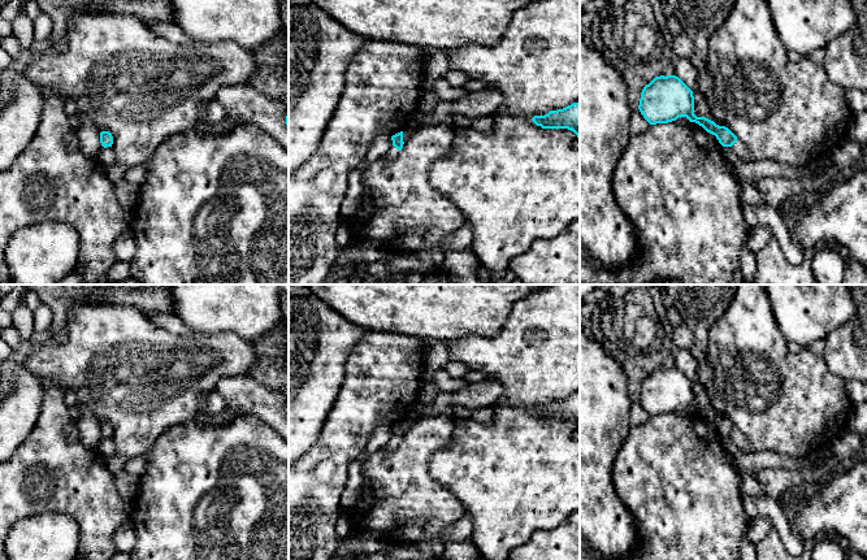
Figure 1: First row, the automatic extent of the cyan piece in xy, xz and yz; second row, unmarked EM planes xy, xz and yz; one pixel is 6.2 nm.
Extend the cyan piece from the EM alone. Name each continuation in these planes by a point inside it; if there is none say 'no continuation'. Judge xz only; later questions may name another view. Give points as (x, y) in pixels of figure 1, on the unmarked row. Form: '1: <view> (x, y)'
1: xz (393, 443)

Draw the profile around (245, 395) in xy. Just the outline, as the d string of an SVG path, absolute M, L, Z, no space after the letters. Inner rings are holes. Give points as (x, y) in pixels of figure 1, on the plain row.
M248 374L224 377L217 382L214 390L224 398L226 405L238 414L256 416L278 430L289 440L289 417L285 414L289 407L289 395L256 382Z

